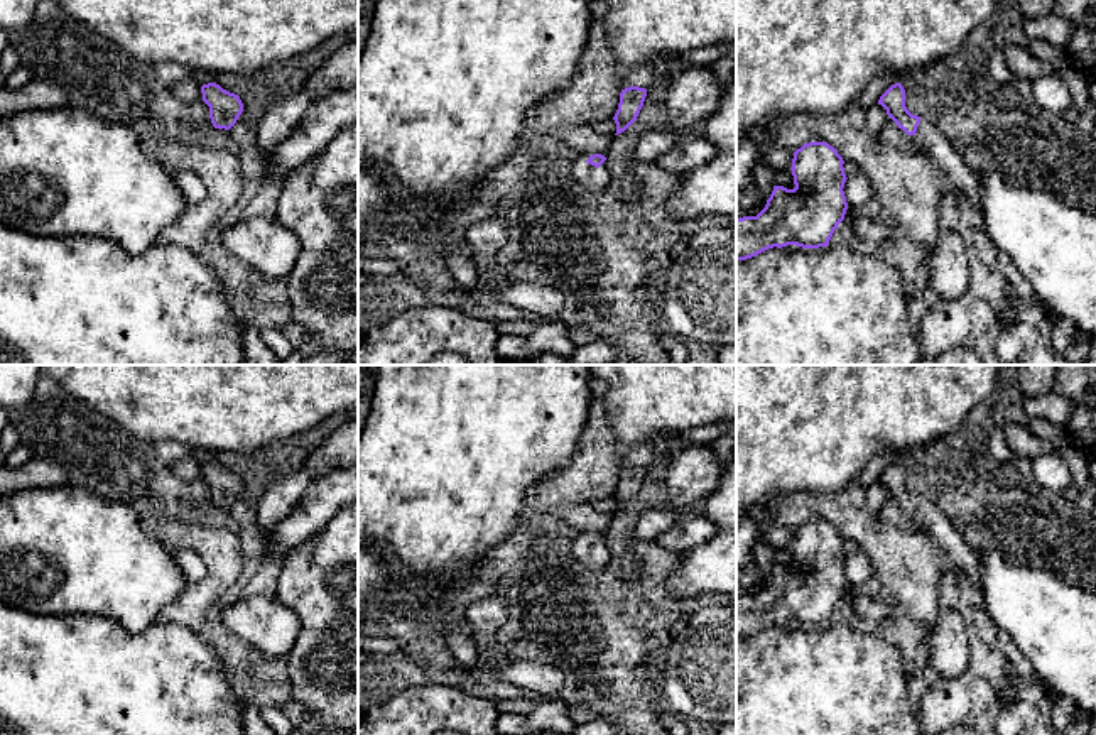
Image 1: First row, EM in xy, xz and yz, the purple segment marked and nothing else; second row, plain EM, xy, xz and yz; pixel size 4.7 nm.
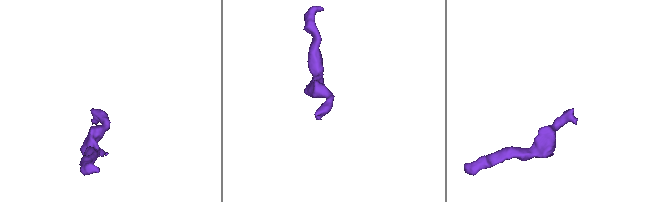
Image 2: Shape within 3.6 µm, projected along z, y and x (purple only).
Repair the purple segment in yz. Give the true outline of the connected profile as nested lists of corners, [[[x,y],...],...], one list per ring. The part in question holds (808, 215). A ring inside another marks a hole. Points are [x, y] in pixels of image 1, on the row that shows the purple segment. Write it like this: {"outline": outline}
{"outline": [[[809,142],[797,149],[790,167],[795,188],[773,186],[757,216],[736,218],[736,260],[773,247],[827,247],[848,210],[843,164],[827,142]]]}

